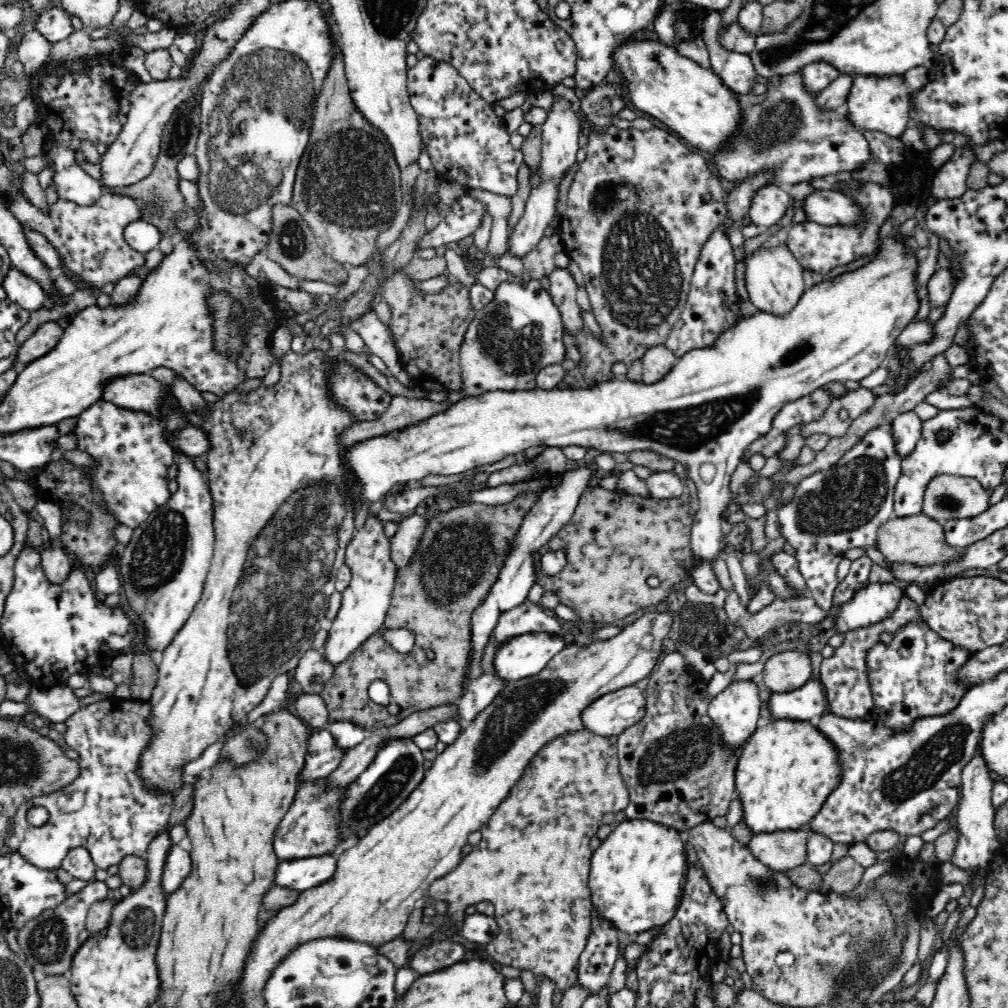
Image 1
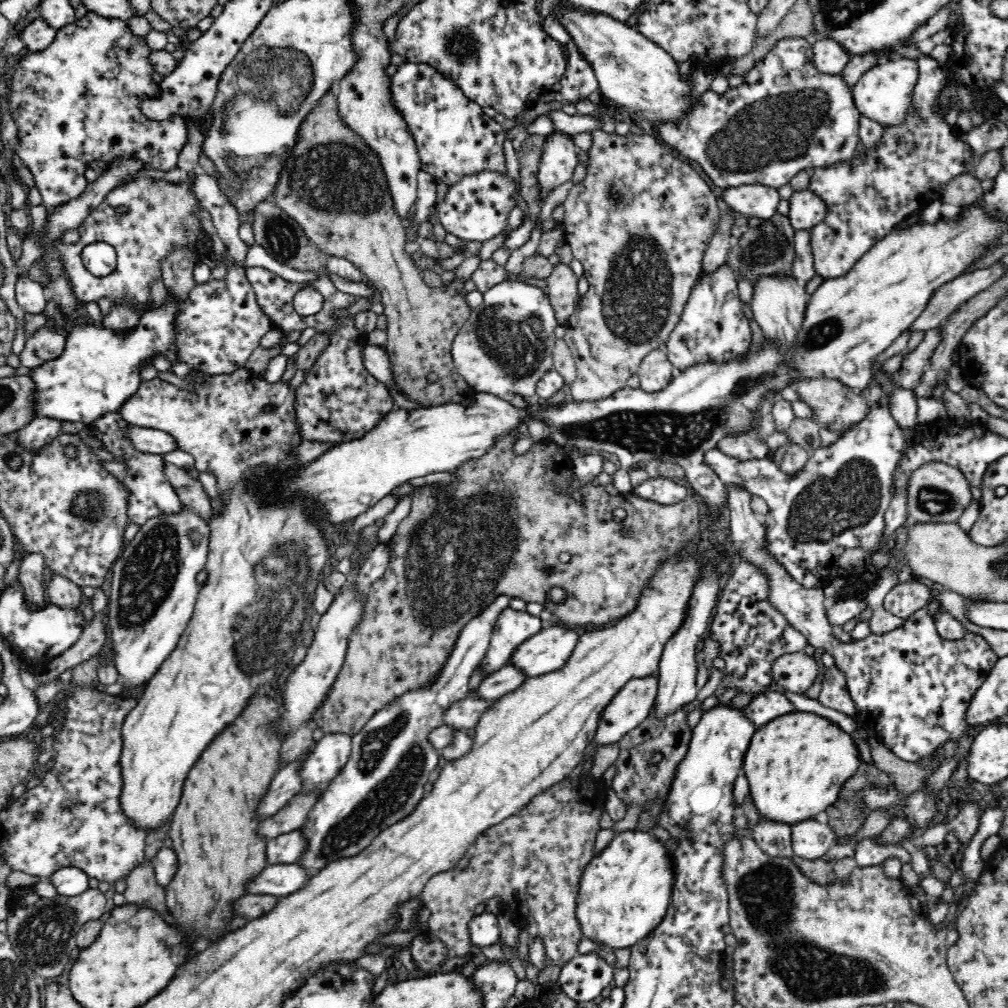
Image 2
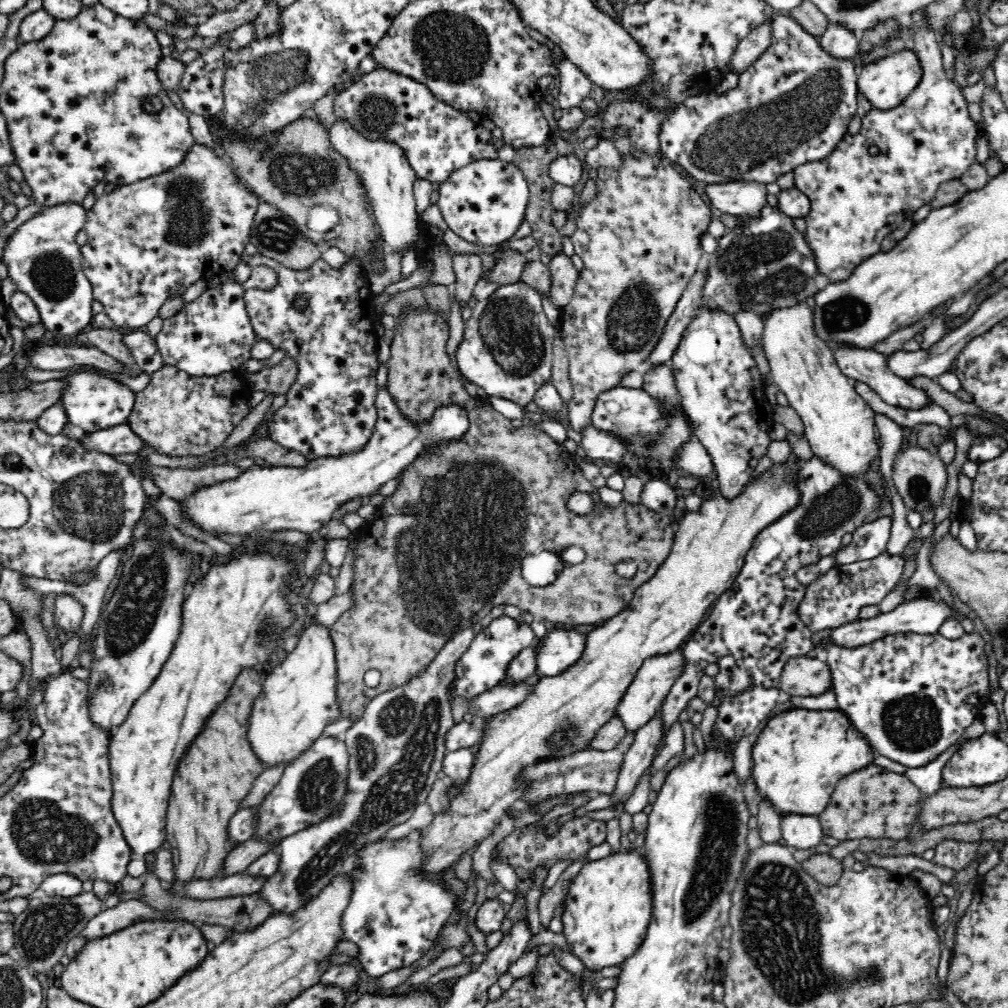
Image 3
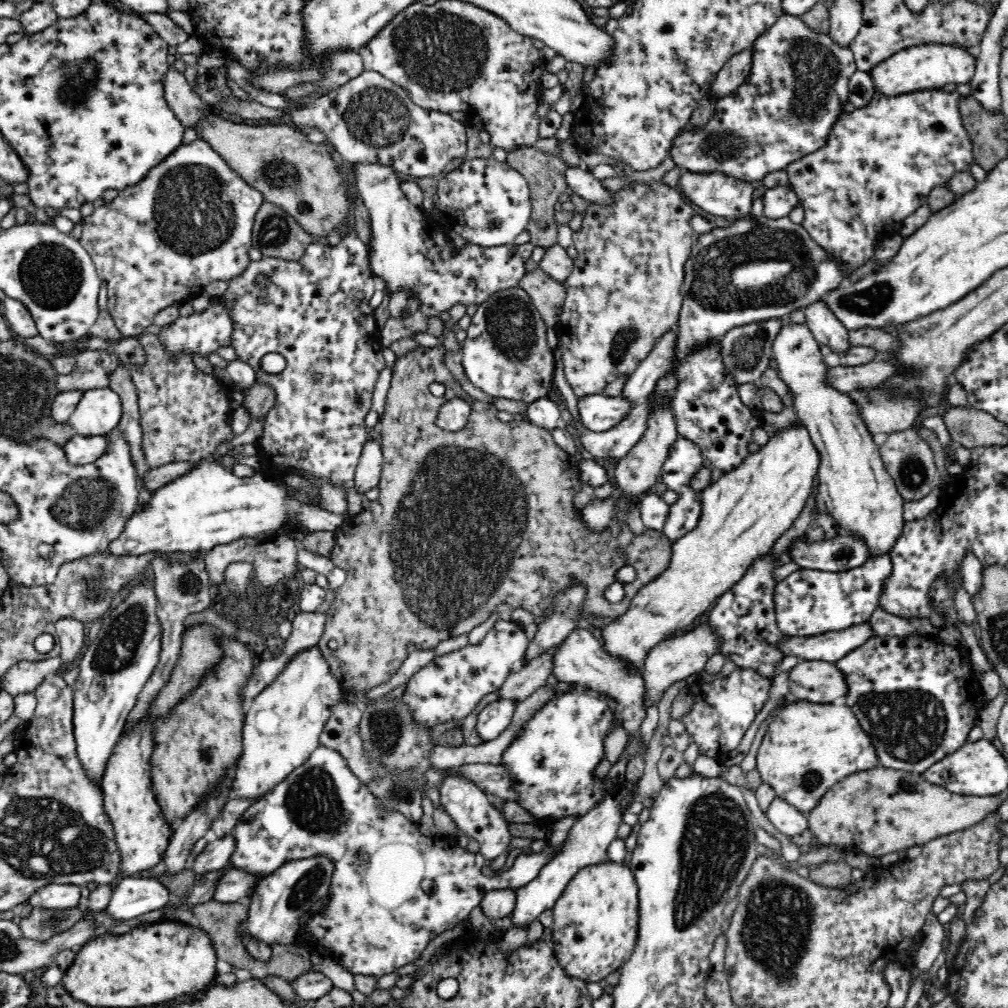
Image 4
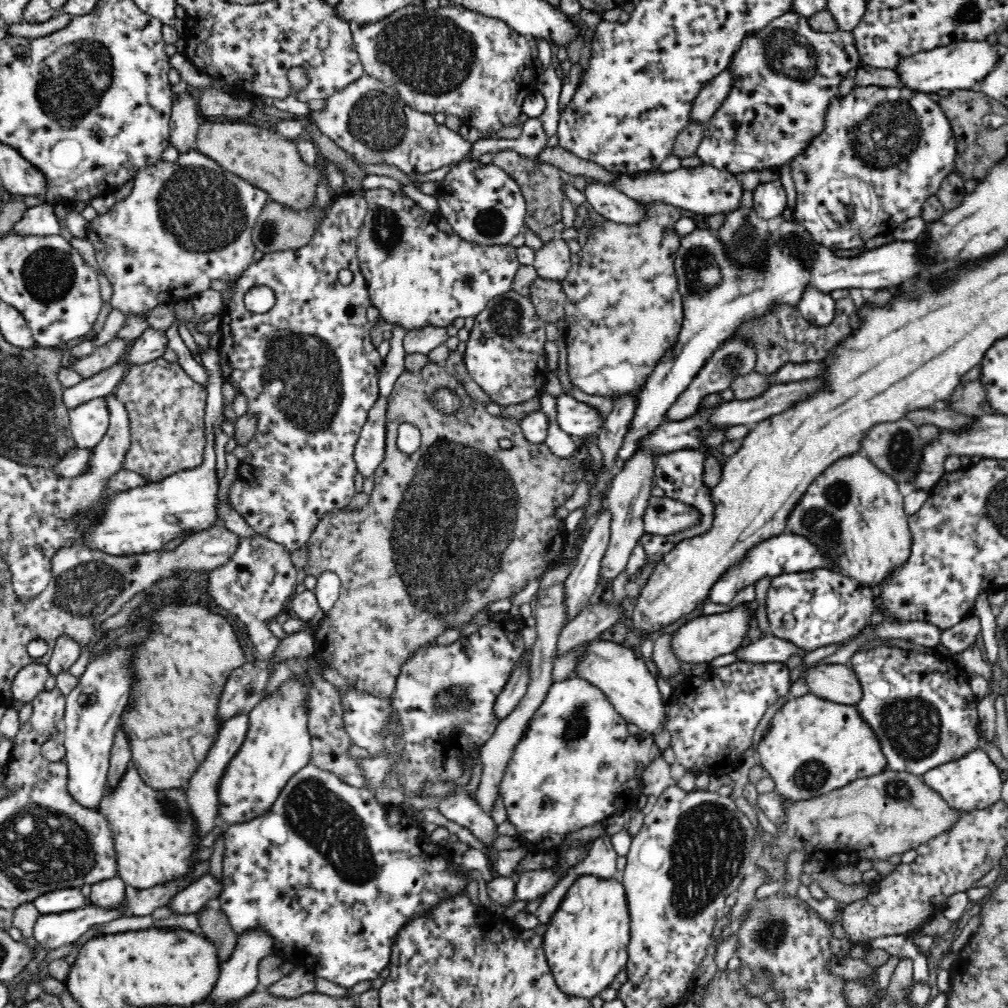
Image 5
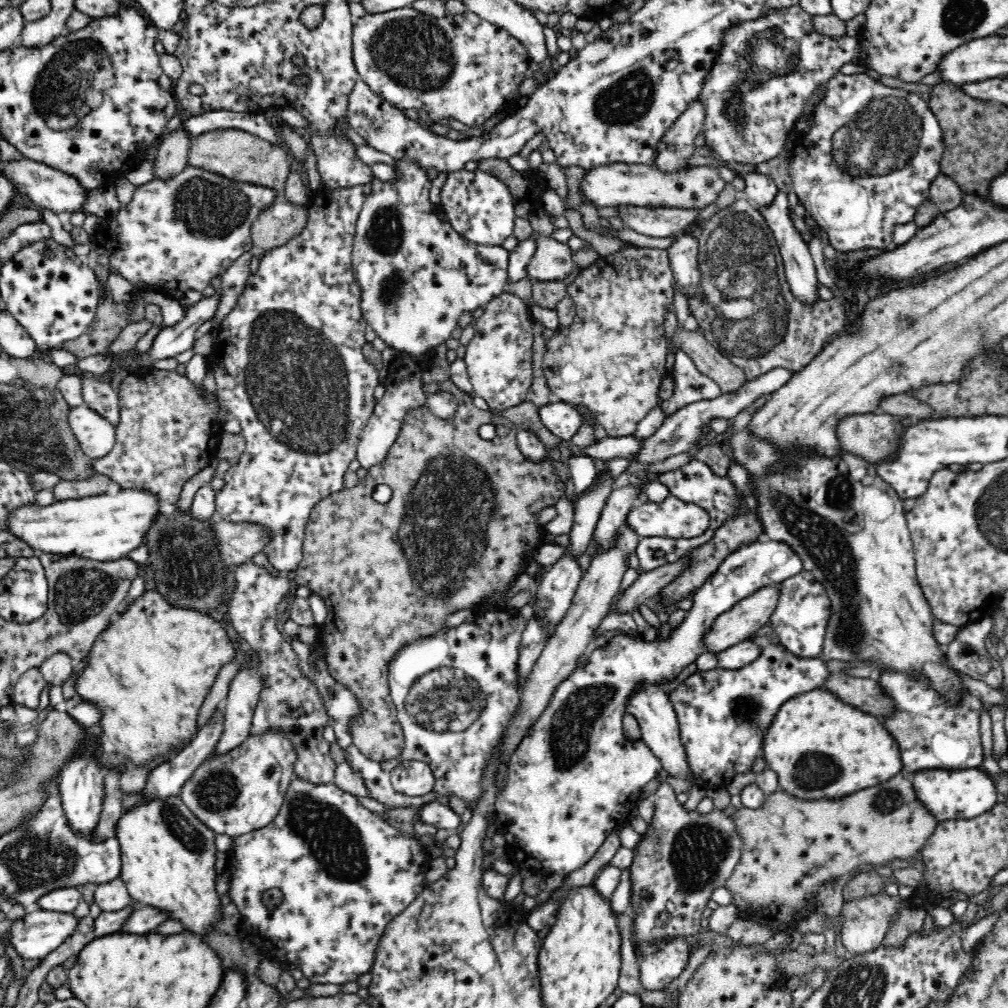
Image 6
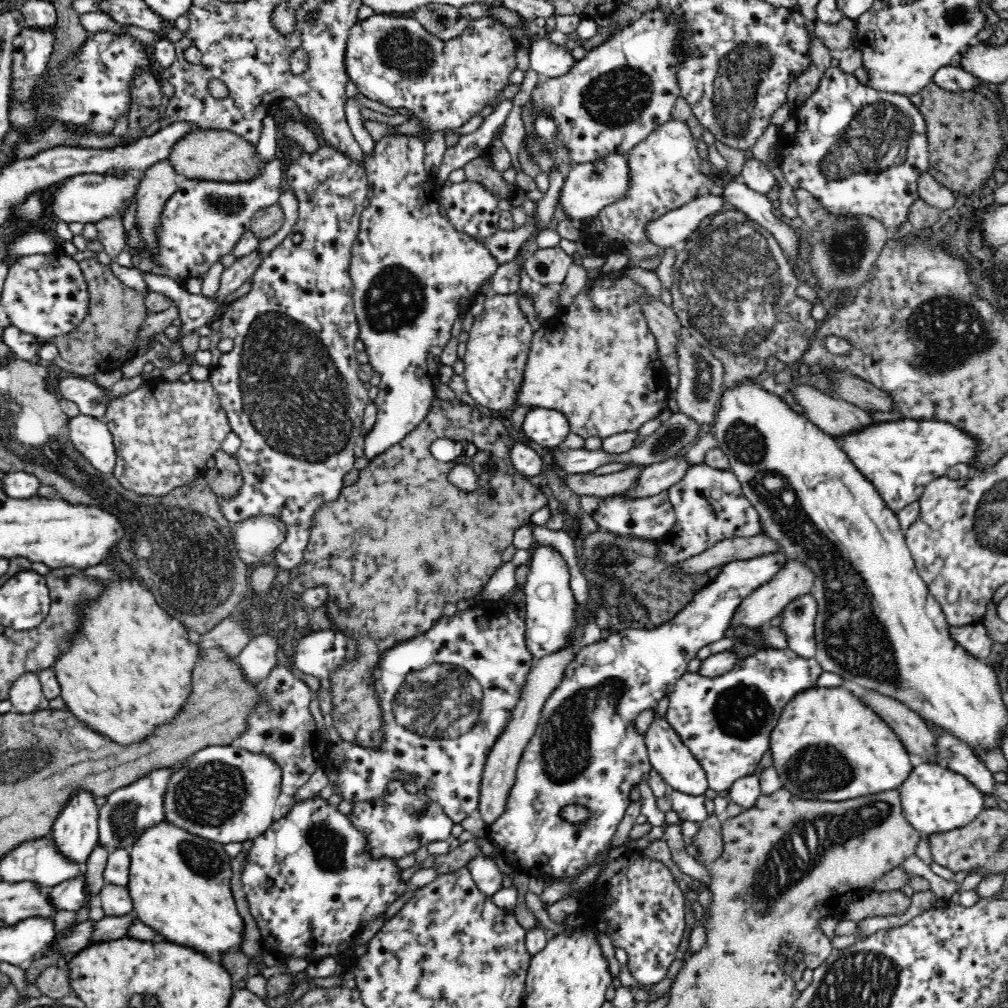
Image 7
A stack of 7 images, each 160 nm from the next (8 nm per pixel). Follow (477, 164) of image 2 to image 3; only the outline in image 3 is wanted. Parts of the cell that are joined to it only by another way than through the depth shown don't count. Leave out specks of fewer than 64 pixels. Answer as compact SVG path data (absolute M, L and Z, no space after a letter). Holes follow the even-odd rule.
M378 68L372 70L369 74L366 74L360 79L351 83L351 86L343 90L341 93L337 94L334 97L334 110L333 114L336 118L336 121L348 121L350 123L350 127L354 127L362 137L366 137L369 141L377 141L378 139L386 139L386 141L390 141L390 143L394 143L402 149L402 153L404 153L407 162L412 166L414 170L415 177L420 180L432 181L436 183L441 183L446 181L455 171L458 171L460 168L471 164L472 162L481 160L481 159L496 159L497 158L497 150L494 147L494 142L490 137L490 131L484 129L482 124L474 123L469 117L466 117L464 112L461 110L455 110L454 108L449 108L448 104L437 100L430 93L430 90L424 85L419 84L418 81L406 77L399 76L396 72L391 72L390 70L385 70L384 68Z

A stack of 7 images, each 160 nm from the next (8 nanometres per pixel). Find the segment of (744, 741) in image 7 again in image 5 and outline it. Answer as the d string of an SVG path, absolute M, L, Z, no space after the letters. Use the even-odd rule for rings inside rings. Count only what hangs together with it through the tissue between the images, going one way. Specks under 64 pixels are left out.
M734 661L722 667L709 666L697 676L686 676L674 688L666 702L669 719L665 728L670 733L669 745L674 751L675 760L695 776L698 774L722 776L734 772L752 744L754 728L772 704L790 695L791 684L790 669L784 662L748 664Z

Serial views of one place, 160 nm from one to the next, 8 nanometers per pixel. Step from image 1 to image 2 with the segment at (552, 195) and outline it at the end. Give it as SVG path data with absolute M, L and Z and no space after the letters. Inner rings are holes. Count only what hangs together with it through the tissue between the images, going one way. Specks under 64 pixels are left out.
M556 130L547 136L541 156L538 182L543 200L550 190L573 178L579 160L573 139L568 139Z

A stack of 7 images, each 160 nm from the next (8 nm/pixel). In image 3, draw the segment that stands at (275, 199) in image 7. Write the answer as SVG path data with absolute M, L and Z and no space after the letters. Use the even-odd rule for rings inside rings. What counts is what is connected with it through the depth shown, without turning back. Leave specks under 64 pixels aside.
M196 142L186 152L182 163L178 164L178 167L171 171L158 174L157 176L150 176L134 184L117 186L112 192L104 193L100 198L95 200L94 206L86 214L86 222L84 222L83 228L87 234L87 241L81 246L84 272L92 283L94 301L104 305L105 313L113 322L114 328L124 331L145 330L146 324L158 316L158 310L170 300L170 297L175 297L176 295L182 296L184 291L189 286L192 286L196 280L208 282L212 276L218 273L230 274L234 270L235 266L240 262L246 244L250 240L251 228L260 201L257 194L245 183L242 183L242 180L235 173L232 164L222 158L220 151Z

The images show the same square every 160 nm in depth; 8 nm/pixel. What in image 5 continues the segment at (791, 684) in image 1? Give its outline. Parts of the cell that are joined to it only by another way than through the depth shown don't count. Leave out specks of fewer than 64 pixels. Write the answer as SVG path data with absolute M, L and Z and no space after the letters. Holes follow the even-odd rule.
M822 664L806 673L810 693L845 705L857 705L862 700L863 688L855 672L847 664Z

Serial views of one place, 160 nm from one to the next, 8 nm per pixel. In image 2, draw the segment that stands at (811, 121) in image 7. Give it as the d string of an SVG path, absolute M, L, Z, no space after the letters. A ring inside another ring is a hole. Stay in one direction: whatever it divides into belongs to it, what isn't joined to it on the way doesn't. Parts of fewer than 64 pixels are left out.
M919 52L919 58L916 60L919 67L919 78L916 83L916 87L913 93L913 100L909 105L906 116L904 116L904 122L902 124L880 124L882 128L882 136L879 141L874 144L870 150L866 148L864 153L864 158L860 158L858 152L854 152L854 158L848 161L843 161L842 163L837 163L834 166L823 167L814 169L815 172L810 176L810 181L808 189L814 194L818 195L824 204L826 204L826 216L821 223L816 224L809 229L811 234L811 249L813 252L813 265L816 271L816 274L822 277L822 280L826 279L835 279L841 276L844 276L847 272L850 272L850 269L854 266L855 262L858 262L872 248L879 240L882 240L882 237L886 236L894 227L896 227L900 222L910 218L911 216L918 216L922 212L922 208L926 208L929 204L932 204L934 201L938 201L941 196L942 189L946 184L960 176L962 174L972 174L975 168L975 158L973 158L974 152L973 148L960 137L962 131L958 130L956 124L950 124L945 119L945 114L942 113L942 107L938 107L938 102L940 102L940 96L942 92L946 90L947 84L947 68L946 66L937 62L934 58L929 55L924 55L922 52Z

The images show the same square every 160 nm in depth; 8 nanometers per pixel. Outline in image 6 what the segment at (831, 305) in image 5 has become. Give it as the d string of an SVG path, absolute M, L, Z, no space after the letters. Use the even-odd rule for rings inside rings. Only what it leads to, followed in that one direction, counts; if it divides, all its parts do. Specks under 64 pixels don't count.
M778 191L774 200L766 206L759 206L754 203L754 207L760 211L762 217L766 221L766 225L770 227L770 231L776 239L776 245L780 255L782 255L783 265L785 266L785 275L787 276L788 284L792 289L792 292L802 303L816 303L818 299L818 279L816 279L816 267L812 260L812 255L808 250L807 239L794 225L792 221L786 193Z

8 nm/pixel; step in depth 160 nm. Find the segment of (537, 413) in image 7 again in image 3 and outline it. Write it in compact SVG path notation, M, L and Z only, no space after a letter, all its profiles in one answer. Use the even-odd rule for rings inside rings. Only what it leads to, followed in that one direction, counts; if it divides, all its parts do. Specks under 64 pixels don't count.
M618 386L598 395L590 419L592 419L591 424L598 430L605 430L626 439L630 443L629 450L638 458L644 458L644 460L670 459L680 444L688 440L697 440L697 438L692 433L692 425L688 423L686 415L682 413L679 406L677 415L674 413L667 423L664 419L660 419L658 410L660 410L658 401L650 397L650 393L646 393L643 388Z

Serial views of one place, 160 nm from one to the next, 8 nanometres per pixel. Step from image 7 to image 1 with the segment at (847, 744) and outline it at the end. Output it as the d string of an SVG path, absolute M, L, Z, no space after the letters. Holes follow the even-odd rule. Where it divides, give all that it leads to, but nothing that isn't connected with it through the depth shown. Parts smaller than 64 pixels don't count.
M776 719L758 727L743 746L735 770L743 819L756 832L800 830L842 784L836 747L813 720Z

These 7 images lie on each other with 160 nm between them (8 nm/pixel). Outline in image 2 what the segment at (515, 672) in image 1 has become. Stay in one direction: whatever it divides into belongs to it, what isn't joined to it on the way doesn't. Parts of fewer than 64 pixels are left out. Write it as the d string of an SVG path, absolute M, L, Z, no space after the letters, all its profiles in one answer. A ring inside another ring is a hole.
M552 625L548 629L541 629L524 642L510 661L528 677L548 674L566 664L578 640L579 636L575 631Z

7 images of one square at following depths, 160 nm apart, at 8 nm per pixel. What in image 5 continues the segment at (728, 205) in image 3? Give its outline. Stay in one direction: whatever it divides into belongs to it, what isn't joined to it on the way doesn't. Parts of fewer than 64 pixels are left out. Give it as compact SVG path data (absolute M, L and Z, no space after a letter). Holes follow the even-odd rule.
M703 164L696 168L681 167L674 172L640 171L625 172L625 174L616 172L613 173L613 180L609 184L644 206L666 203L677 209L708 216L736 210L741 206L740 196L743 191L742 185L736 181L734 174Z

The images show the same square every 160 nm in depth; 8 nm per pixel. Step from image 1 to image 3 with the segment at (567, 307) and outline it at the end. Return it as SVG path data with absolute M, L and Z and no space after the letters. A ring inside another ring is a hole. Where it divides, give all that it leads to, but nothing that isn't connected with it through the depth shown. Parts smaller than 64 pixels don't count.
M558 252L551 257L547 267L551 272L551 296L552 303L557 308L566 307L574 294L574 284L578 280L578 269L572 259L563 252Z

